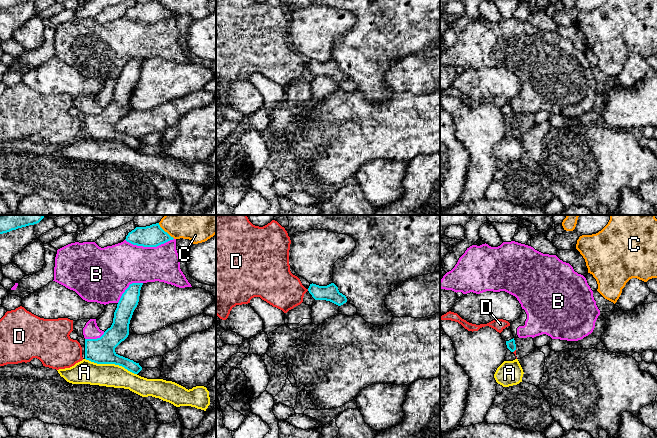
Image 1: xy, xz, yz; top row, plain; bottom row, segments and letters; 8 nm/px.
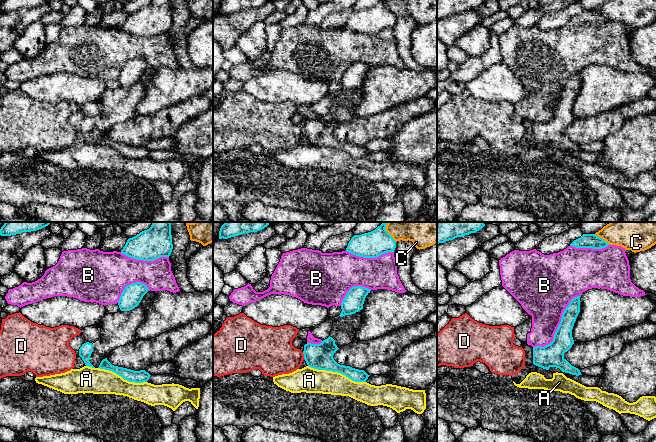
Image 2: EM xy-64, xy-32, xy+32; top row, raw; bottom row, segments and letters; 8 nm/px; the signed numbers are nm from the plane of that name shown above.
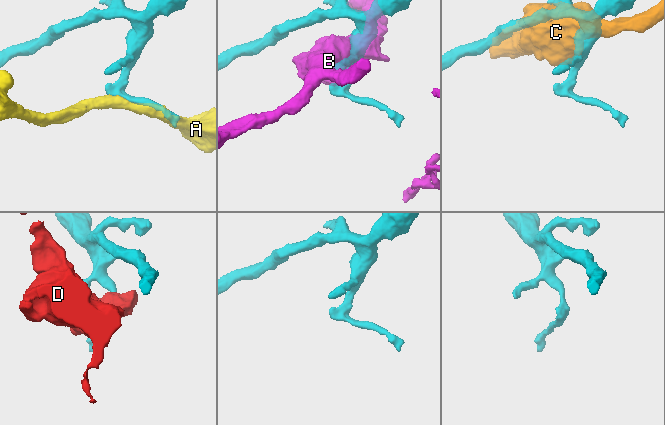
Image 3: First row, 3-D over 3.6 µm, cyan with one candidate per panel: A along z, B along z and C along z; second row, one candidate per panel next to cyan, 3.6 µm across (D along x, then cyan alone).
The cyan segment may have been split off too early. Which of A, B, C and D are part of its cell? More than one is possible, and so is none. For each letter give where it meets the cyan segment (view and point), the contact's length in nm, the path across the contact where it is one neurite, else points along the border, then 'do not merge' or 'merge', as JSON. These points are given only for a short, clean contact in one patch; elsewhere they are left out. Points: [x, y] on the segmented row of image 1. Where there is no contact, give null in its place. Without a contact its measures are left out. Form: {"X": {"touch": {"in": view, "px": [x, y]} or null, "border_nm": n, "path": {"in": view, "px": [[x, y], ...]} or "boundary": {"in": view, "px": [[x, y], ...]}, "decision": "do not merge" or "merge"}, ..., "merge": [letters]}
{"A": {"touch": {"in": "xy", "px": [111, 363]}, "border_nm": 440, "decision": "do not merge"}, "B": {"touch": {"in": "xy", "px": [149, 246]}, "border_nm": 400, "decision": "do not merge"}, "C": {"touch": {"in": "xy", "px": [166, 232]}, "border_nm": 180, "decision": "do not merge"}, "D": {"touch": {"in": "yz", "px": [514, 350]}, "border_nm": 40, "boundary": {"in": "yz", "px": [[515, 349], [513, 352]]}, "decision": "do not merge"}, "merge": []}

